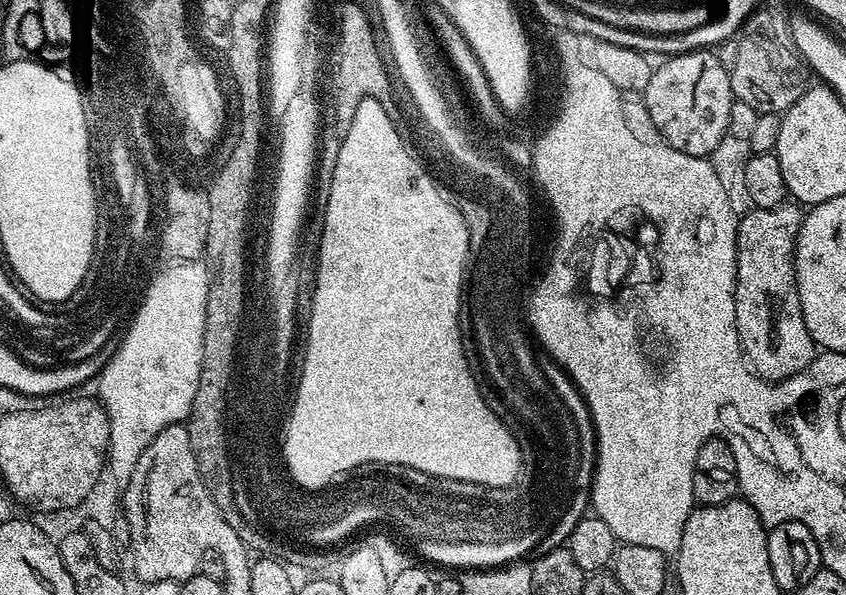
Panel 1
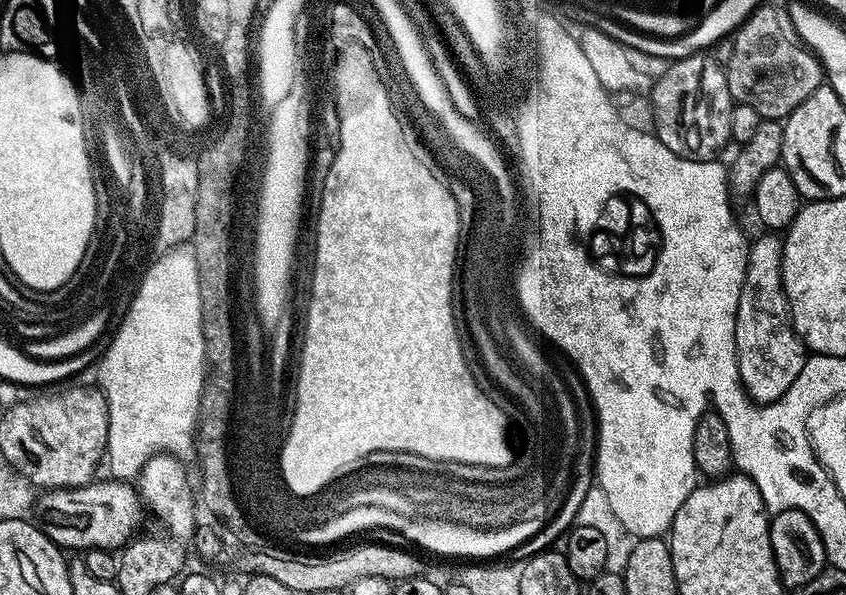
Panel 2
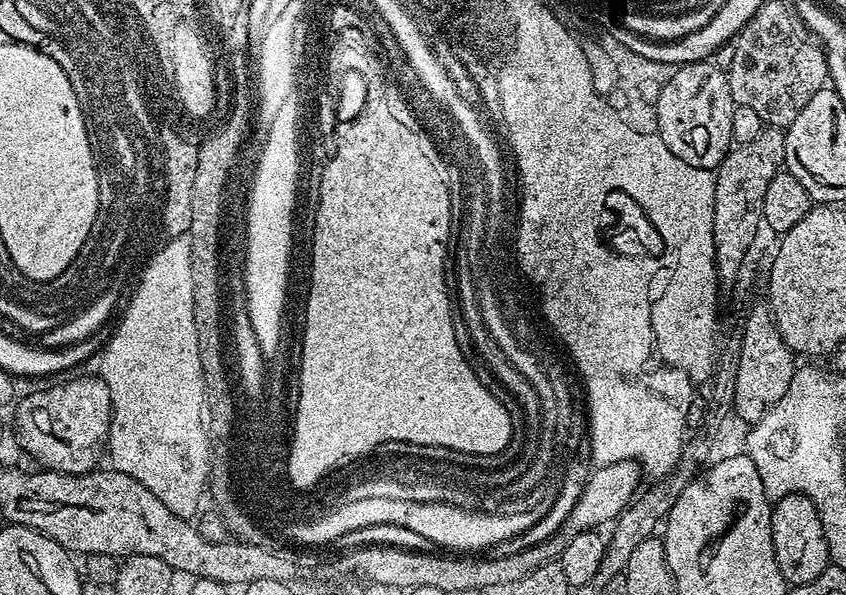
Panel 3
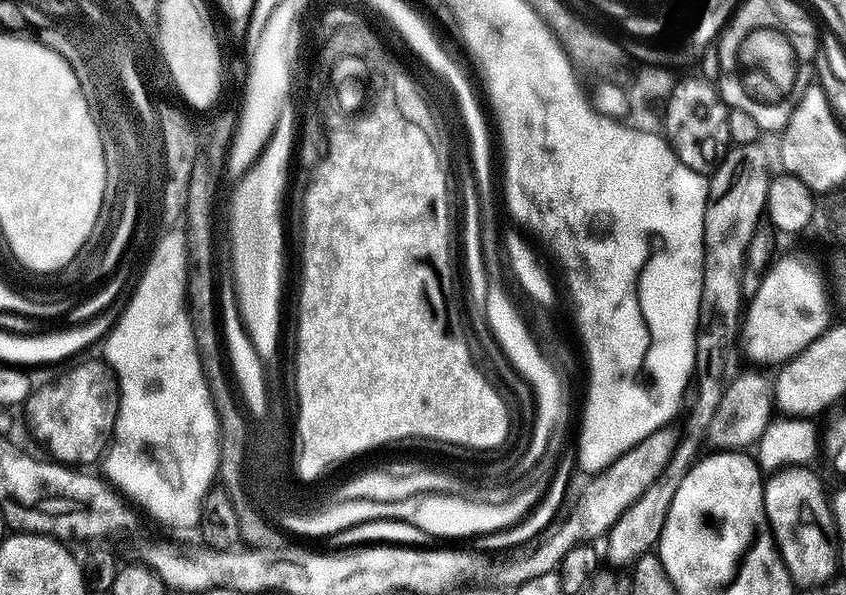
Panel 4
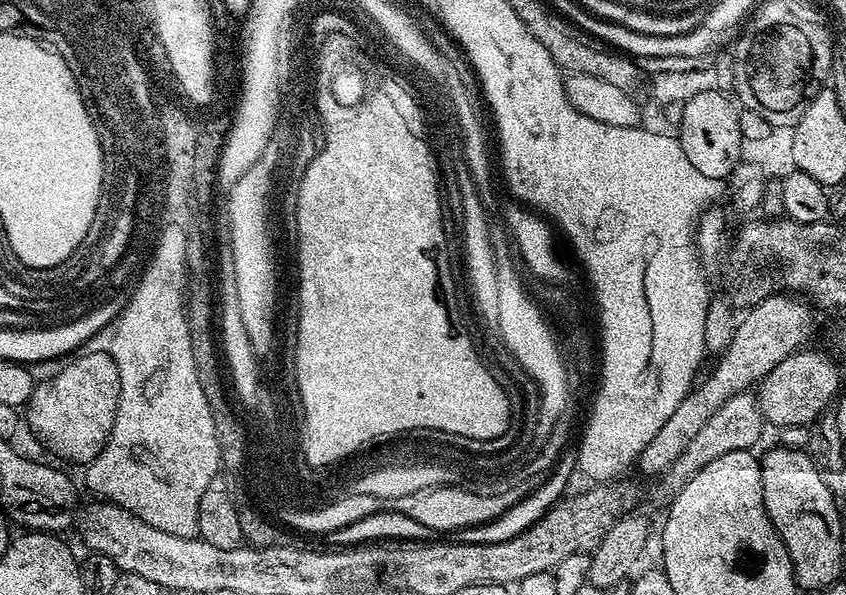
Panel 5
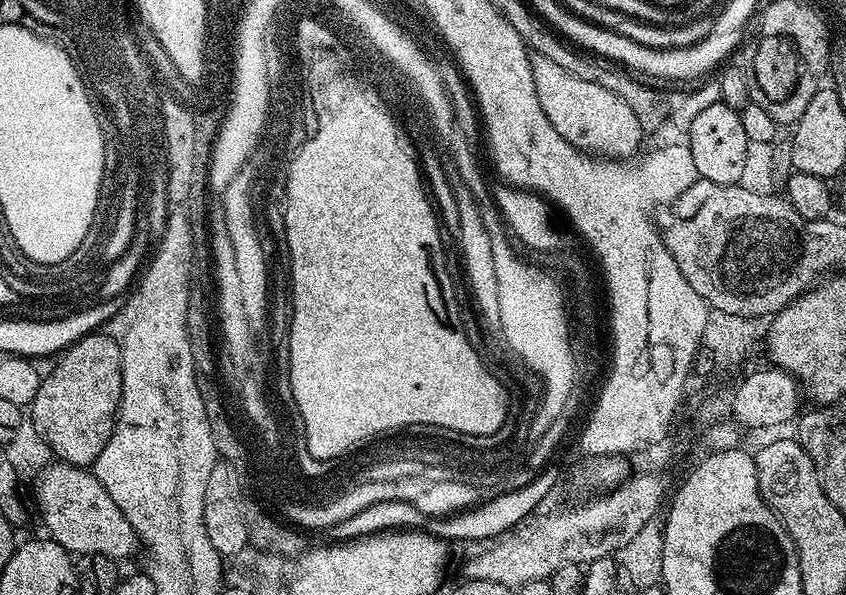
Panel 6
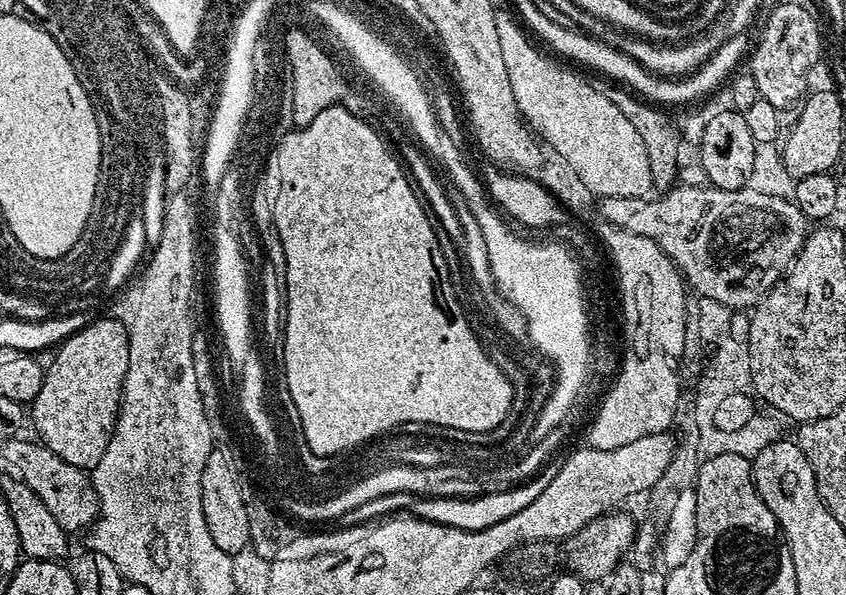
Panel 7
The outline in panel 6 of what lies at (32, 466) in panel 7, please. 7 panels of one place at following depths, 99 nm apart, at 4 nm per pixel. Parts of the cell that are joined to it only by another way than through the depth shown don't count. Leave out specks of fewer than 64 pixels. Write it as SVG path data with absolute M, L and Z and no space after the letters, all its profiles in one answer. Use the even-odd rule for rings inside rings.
M63 462L49 463L48 467L41 470L35 477L36 480L36 504L40 507L40 516L48 527L47 535L58 546L75 554L77 557L86 554L106 554L106 558L117 562L123 562L127 556L132 556L138 549L138 537L134 526L126 522L126 514L118 510L118 502L106 494L106 486L98 482L98 478L88 468L77 468L74 464Z

